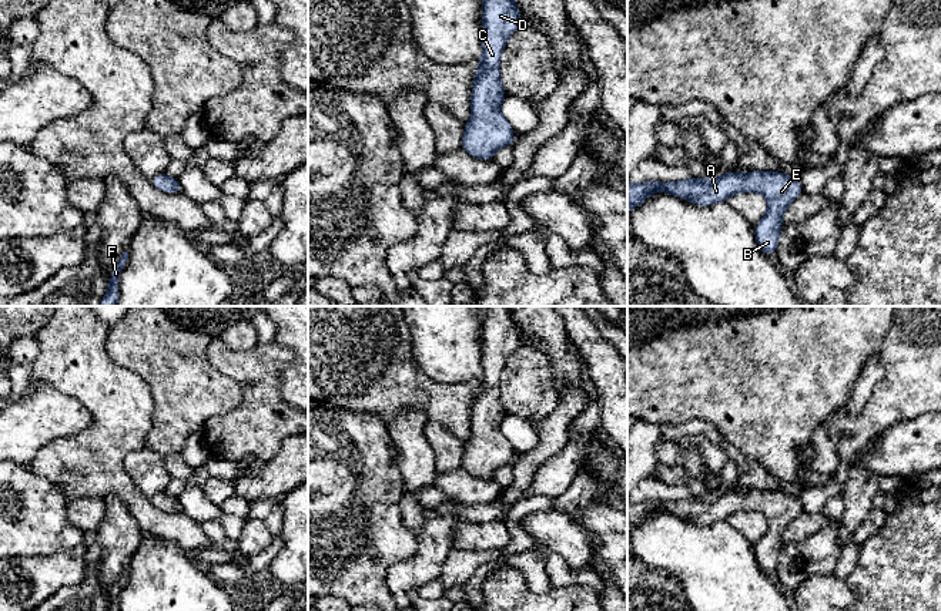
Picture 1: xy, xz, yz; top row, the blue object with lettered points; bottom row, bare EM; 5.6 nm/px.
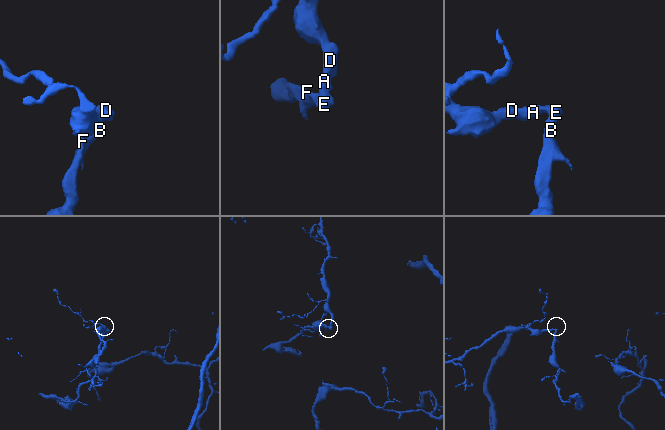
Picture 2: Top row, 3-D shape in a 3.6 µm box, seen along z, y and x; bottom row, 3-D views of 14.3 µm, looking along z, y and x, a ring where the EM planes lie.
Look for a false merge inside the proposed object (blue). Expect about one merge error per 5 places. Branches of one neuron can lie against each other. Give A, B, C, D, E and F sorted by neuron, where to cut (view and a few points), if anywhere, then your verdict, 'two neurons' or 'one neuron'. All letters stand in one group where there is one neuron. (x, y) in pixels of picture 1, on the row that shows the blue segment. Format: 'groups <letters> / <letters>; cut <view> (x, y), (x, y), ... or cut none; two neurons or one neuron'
groups A B C D E F; cut none; one neuron

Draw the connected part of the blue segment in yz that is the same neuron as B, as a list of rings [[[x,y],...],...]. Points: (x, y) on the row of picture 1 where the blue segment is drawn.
[[[729,171],[723,175],[707,179],[690,177],[686,181],[672,182],[627,182],[627,214],[634,207],[642,205],[649,195],[656,191],[676,195],[699,207],[726,202],[737,192],[763,194],[767,199],[768,209],[761,221],[754,226],[754,236],[763,254],[768,256],[777,252],[777,244],[781,234],[781,219],[787,207],[803,194],[803,187],[798,179],[780,171],[751,171],[747,175]]]

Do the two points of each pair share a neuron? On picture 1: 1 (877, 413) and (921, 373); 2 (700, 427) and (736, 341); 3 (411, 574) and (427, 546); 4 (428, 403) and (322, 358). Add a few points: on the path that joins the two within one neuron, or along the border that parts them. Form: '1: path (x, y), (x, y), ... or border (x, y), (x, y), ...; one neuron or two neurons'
1: path (888, 405), (910, 385); one neuron
2: border (670, 423), (703, 419), (726, 439); two neurons
3: path (418, 567), (427, 559), (427, 553); one neuron
4: path (402, 385), (387, 380), (357, 358), (348, 358); one neuron

